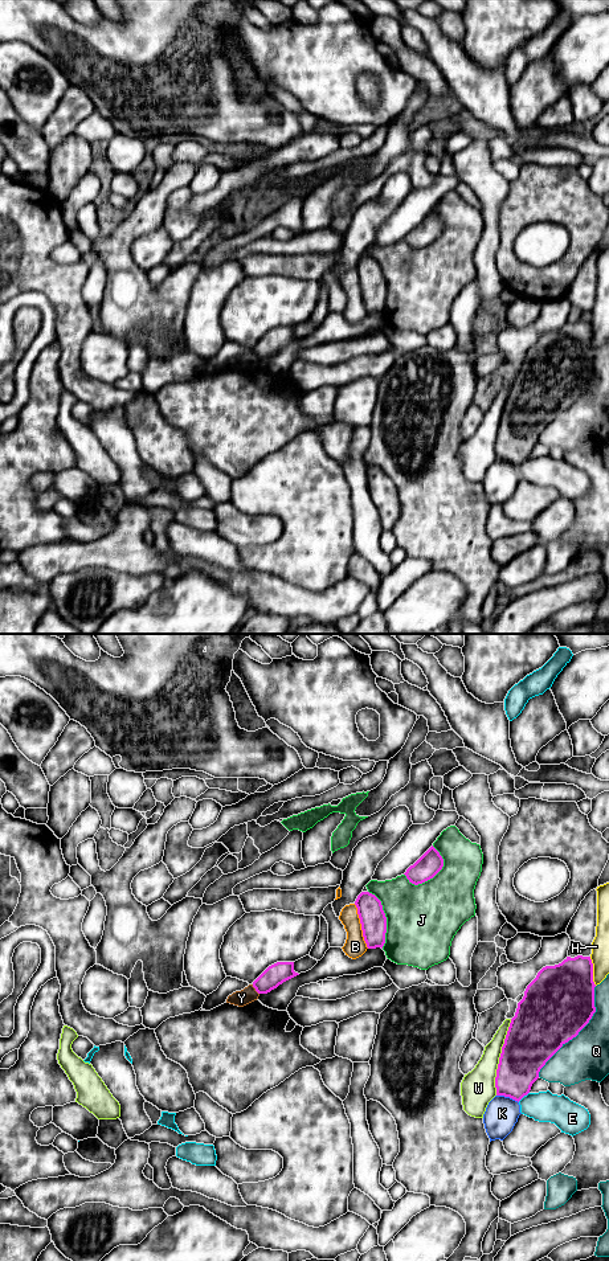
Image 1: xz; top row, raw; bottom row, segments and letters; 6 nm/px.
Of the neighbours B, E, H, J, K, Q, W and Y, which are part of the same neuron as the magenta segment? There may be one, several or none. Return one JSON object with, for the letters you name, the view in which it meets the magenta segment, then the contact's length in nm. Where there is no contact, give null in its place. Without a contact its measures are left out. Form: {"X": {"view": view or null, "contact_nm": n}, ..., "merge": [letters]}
{"merge": []}

